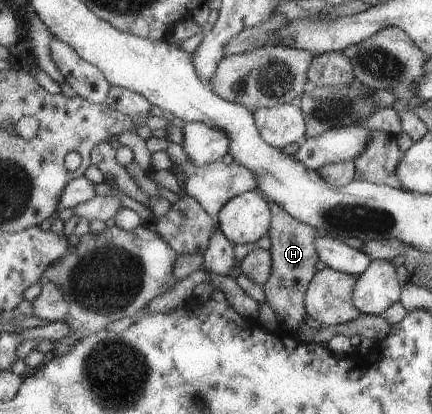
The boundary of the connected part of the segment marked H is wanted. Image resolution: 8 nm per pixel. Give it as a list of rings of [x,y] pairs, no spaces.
[[[273,201],[266,202],[270,213],[270,227],[266,235],[270,238],[268,250],[273,267],[270,271],[270,279],[261,288],[265,295],[264,302],[281,317],[279,324],[283,324],[285,329],[290,331],[299,323],[303,323],[303,316],[306,315],[302,299],[312,275],[316,272],[315,261],[319,260],[313,243],[316,229],[297,221]]]

